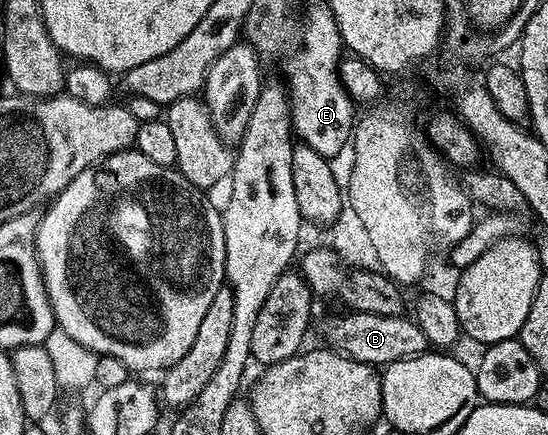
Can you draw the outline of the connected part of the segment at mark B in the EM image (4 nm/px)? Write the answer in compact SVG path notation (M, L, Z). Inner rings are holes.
M371 313L345 314L347 317L334 317L322 325L321 344L335 353L342 353L348 359L365 365L385 367L399 361L427 352L426 336L420 331L418 322L406 315L372 315Z

